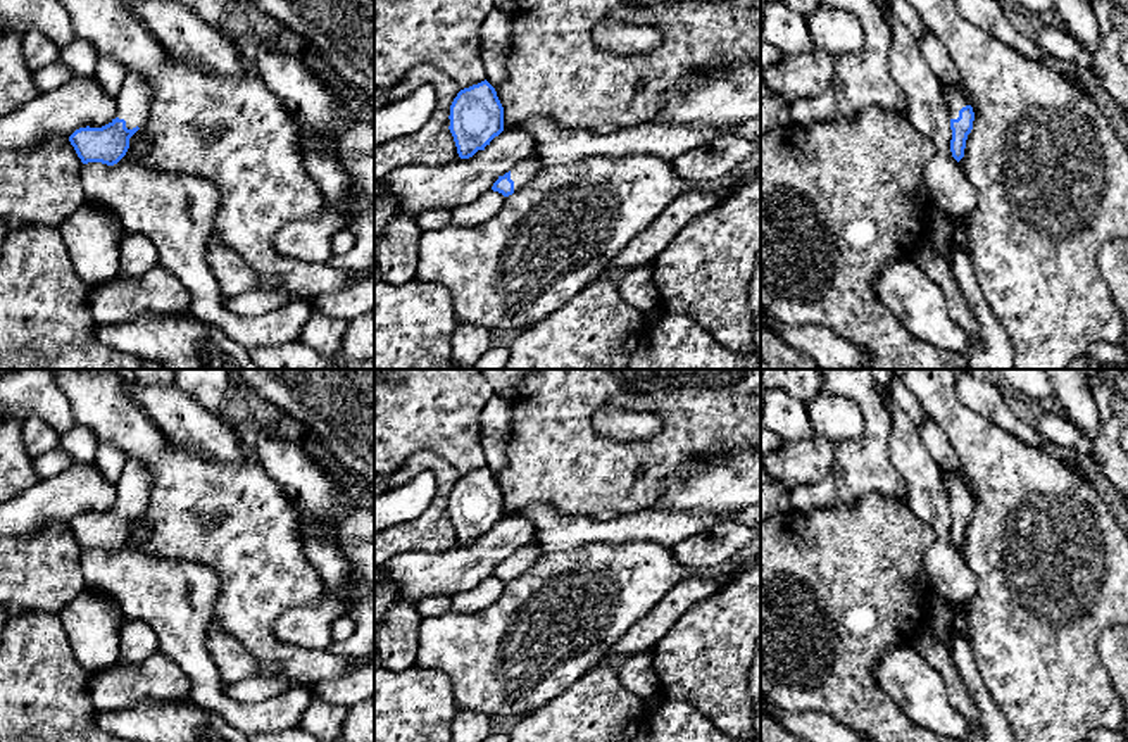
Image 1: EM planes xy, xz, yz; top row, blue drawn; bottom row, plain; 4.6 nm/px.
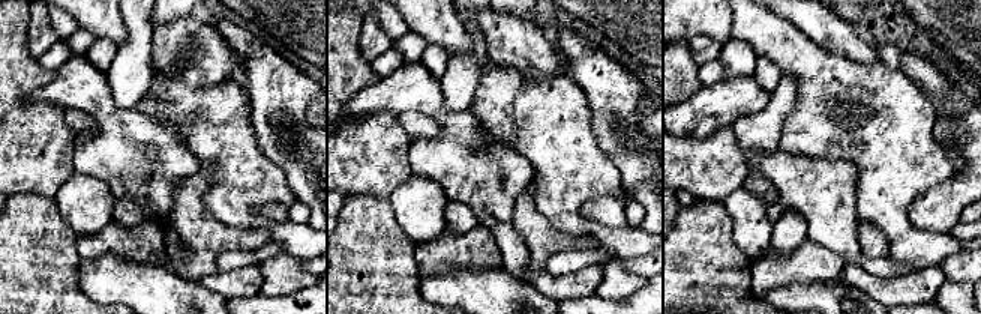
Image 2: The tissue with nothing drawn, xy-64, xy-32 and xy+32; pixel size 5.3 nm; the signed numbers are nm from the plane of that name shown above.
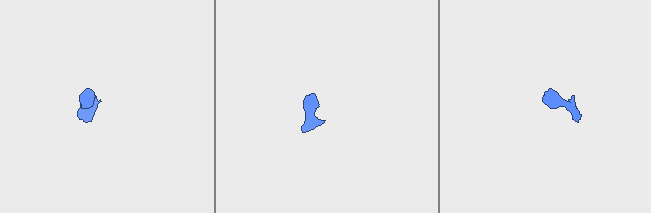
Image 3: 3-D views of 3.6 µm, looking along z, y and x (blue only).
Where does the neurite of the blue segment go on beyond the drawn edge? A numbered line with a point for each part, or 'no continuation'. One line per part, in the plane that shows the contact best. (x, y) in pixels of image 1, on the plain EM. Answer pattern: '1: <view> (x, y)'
1: xy (133, 489)

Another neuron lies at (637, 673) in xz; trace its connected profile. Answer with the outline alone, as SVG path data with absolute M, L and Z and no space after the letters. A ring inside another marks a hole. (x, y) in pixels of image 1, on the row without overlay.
M652 651L635 654L617 668L619 682L640 699L661 695L657 671L654 670Z

